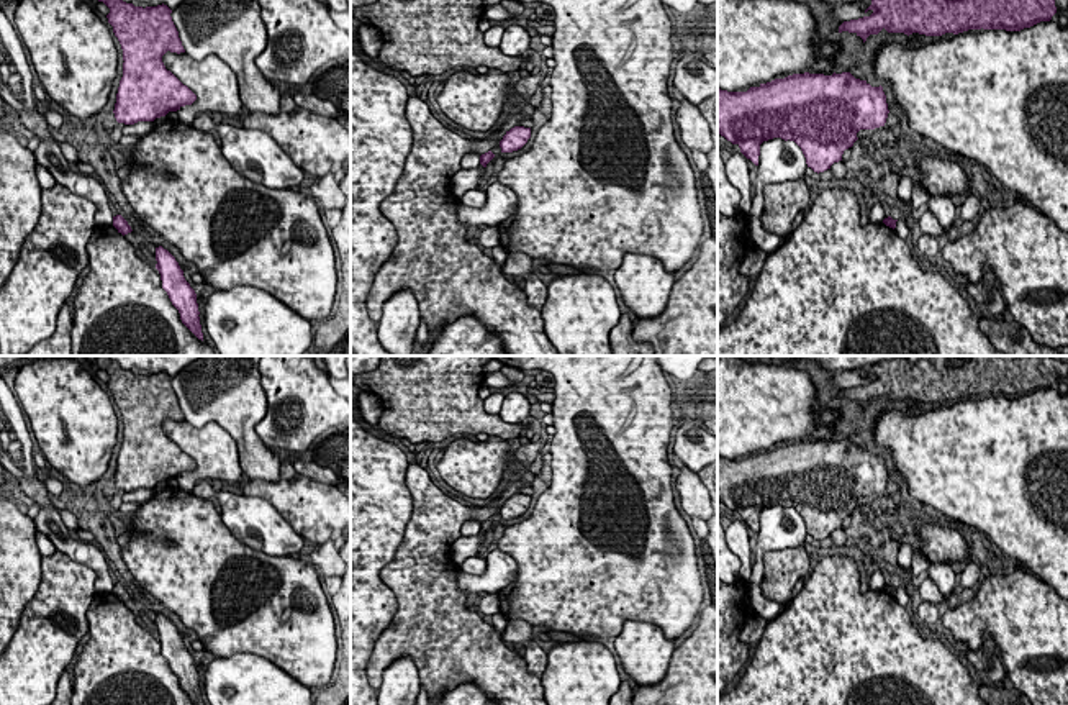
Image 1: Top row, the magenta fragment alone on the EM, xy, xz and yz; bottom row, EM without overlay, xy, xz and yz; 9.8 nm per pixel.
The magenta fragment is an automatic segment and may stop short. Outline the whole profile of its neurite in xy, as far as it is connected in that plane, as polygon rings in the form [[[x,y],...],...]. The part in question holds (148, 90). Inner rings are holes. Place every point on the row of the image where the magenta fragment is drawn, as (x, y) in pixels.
[[[123,0],[98,2],[110,8],[106,18],[123,49],[123,77],[113,110],[116,121],[154,121],[192,105],[197,95],[162,62],[167,51],[185,52],[172,10],[164,3],[143,8]]]

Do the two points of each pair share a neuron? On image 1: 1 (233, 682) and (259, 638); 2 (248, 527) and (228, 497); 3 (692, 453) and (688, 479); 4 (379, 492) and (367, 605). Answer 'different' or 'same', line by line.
1: different
2: same
3: different
4: same

